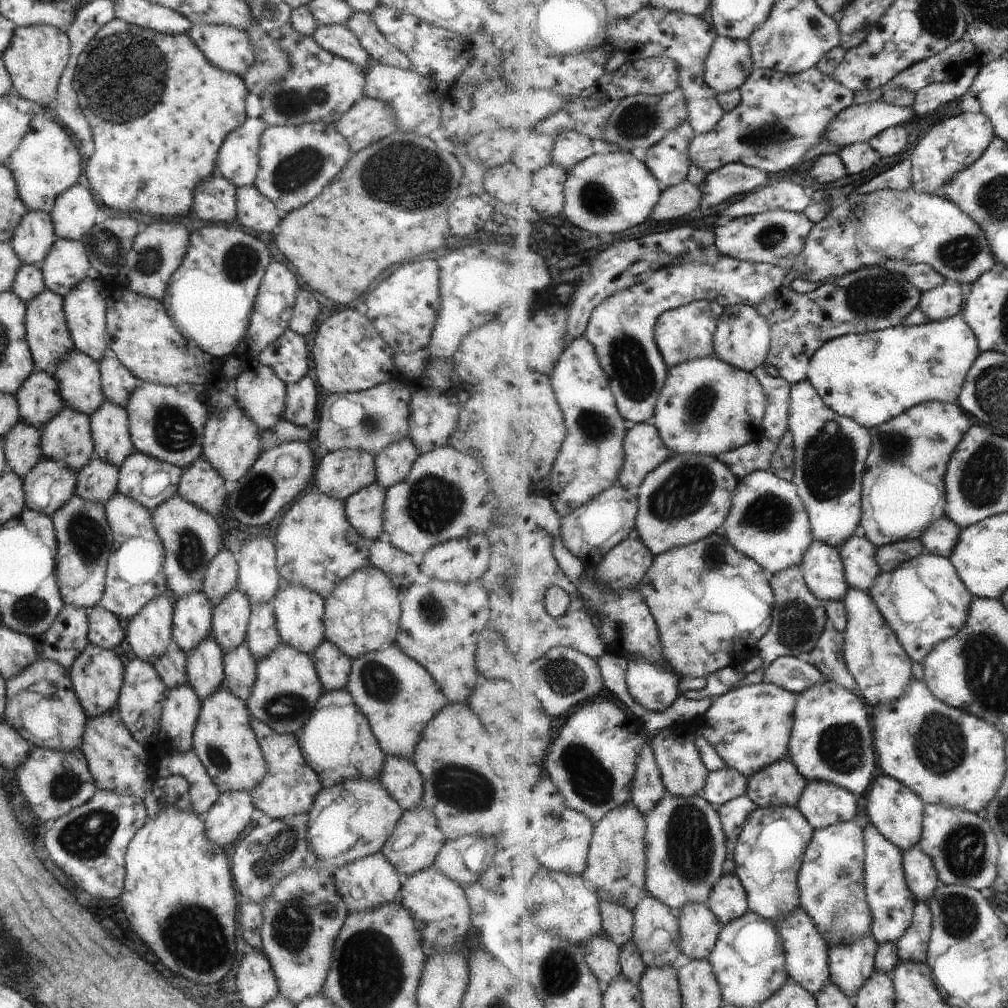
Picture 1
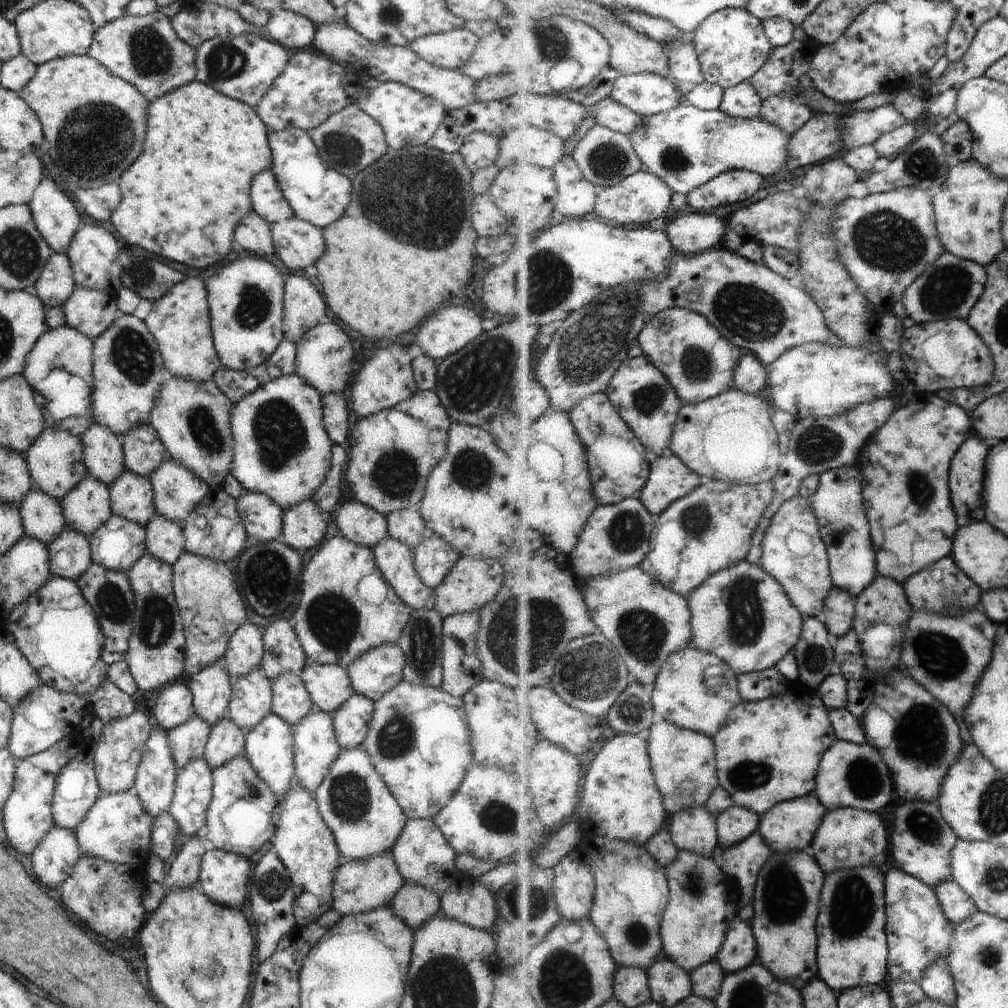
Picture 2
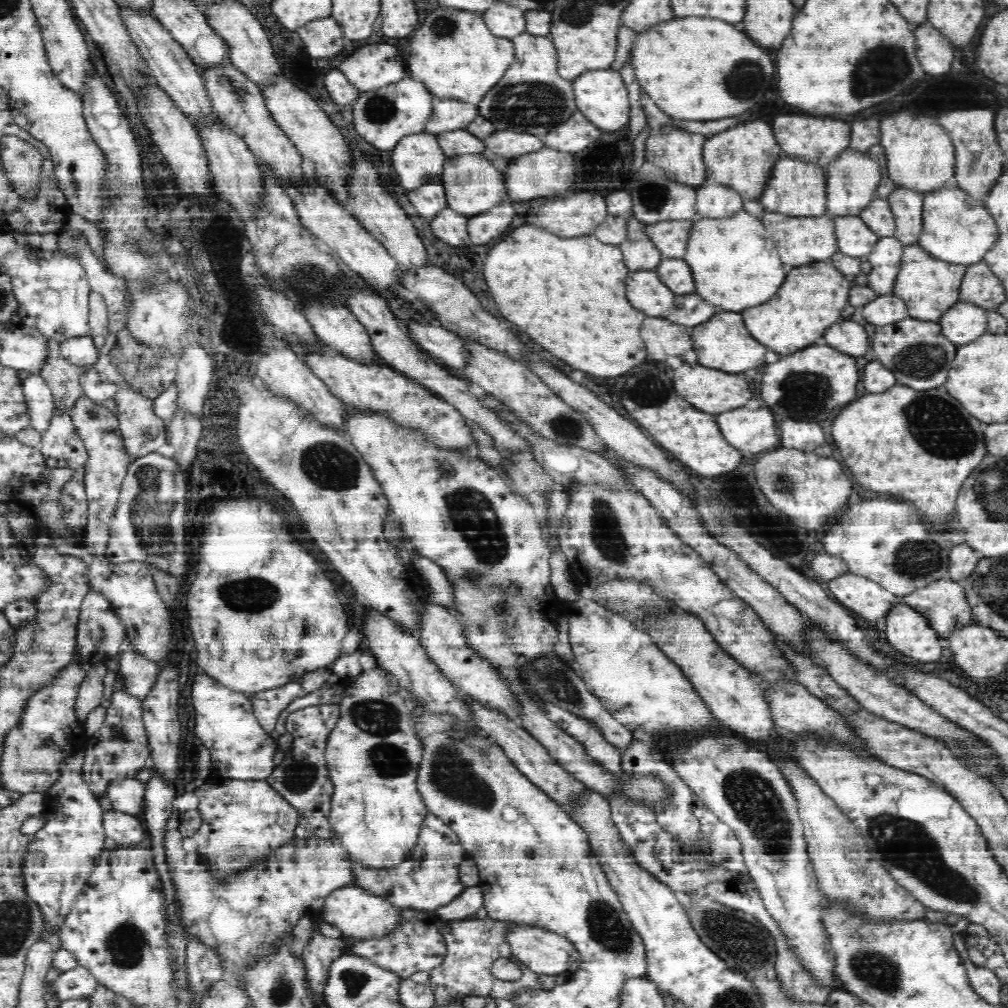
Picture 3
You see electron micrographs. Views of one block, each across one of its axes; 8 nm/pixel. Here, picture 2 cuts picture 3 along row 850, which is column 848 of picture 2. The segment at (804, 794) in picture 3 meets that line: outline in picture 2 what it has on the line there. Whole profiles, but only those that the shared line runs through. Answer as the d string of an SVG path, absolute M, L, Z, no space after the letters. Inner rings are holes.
M840 807L829 811L812 846L816 858L827 874L836 870L856 869L868 858L876 854L880 856L886 852L886 848L890 848L890 832L884 824L884 818L878 812Z

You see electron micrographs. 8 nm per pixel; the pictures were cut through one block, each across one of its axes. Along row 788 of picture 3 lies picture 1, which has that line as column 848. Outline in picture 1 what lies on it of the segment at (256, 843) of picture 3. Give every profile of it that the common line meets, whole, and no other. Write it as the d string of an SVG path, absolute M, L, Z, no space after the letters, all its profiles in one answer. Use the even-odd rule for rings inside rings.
M856 188L848 197L848 200L842 204L834 202L833 209L826 217L824 221L815 224L815 228L812 229L811 235L807 238L806 246L804 250L800 253L799 259L793 266L792 275L794 278L801 278L811 282L816 282L819 286L824 284L833 283L846 277L847 274L858 273L859 270L866 269L868 267L880 267L884 265L884 260L894 259L897 261L908 261L909 263L920 263L933 266L936 270L940 271L947 279L953 282L960 282L960 284L976 282L983 277L988 271L991 271L997 266L995 259L995 254L993 253L994 248L991 246L988 235L986 231L978 224L969 214L965 213L956 203L948 200L946 197L941 197L935 194L925 193L922 191L917 191L916 189L884 189L876 191L872 194L861 193L860 188Z

